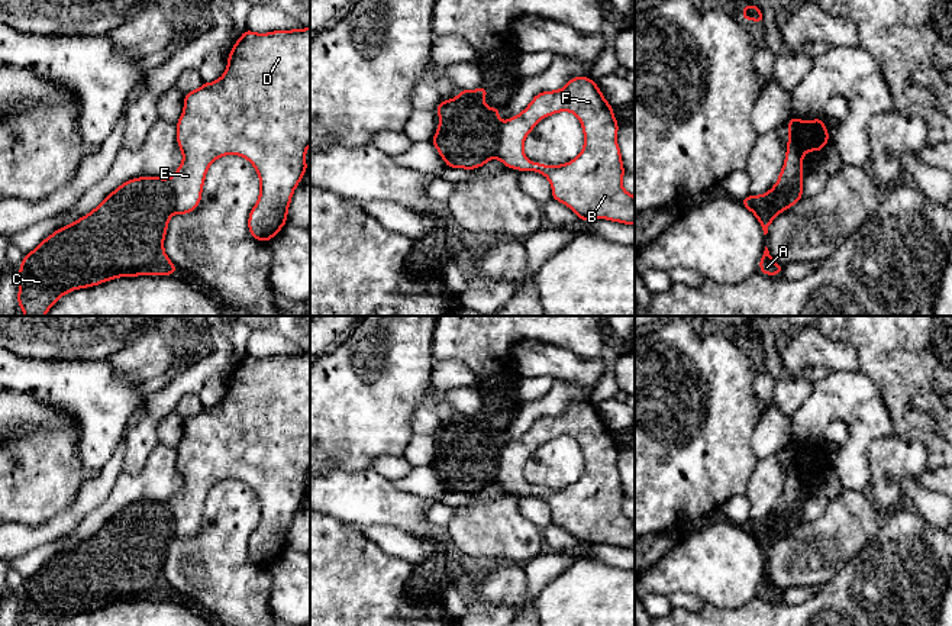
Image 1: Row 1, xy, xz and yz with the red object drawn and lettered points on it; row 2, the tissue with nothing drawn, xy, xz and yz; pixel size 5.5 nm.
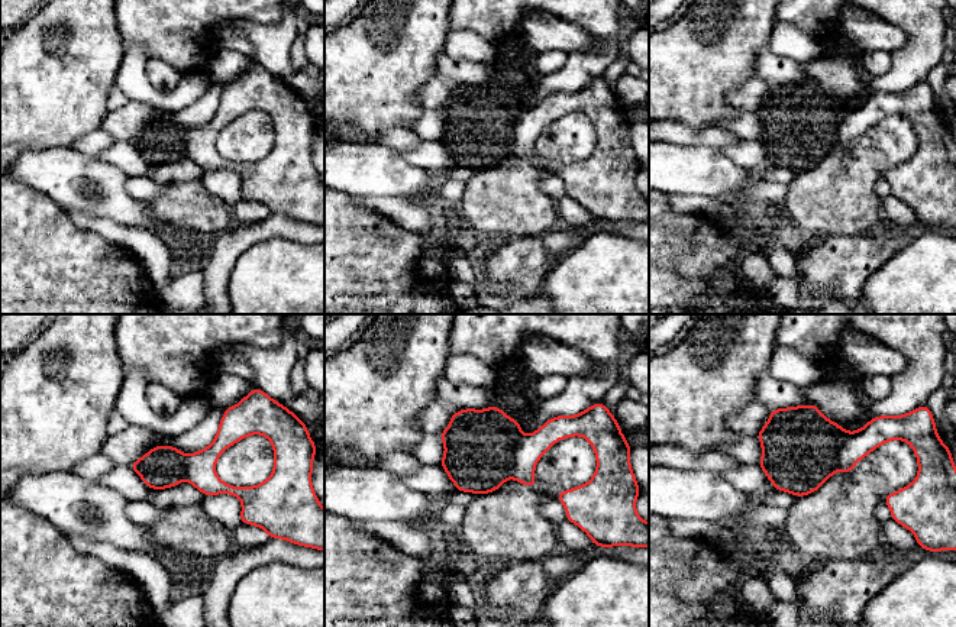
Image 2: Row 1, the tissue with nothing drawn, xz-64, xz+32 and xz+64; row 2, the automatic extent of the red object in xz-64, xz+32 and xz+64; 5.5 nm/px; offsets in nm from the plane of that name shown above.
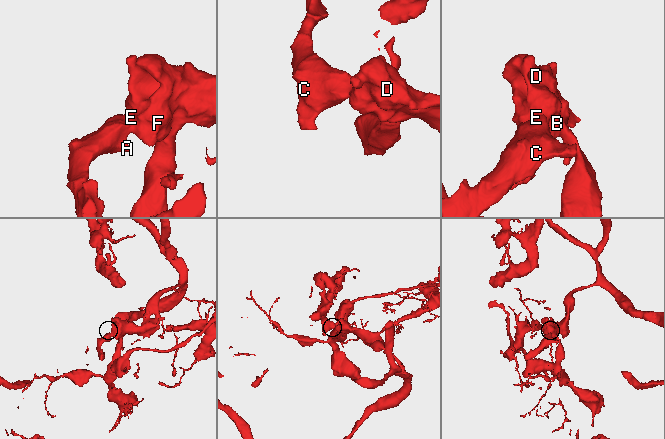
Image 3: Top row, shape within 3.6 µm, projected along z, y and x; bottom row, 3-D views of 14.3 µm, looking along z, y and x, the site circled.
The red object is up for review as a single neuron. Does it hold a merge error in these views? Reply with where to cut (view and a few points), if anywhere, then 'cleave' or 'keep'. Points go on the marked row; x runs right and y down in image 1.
xz (502, 122), (496, 157) | cleave

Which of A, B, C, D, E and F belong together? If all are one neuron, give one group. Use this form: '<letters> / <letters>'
A C / B D E F

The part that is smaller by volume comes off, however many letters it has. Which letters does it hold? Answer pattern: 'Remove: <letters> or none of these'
Remove: A, C

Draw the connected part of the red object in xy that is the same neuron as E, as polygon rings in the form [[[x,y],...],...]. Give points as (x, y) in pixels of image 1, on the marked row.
[[[310,28],[256,33],[243,30],[232,46],[225,74],[184,94],[177,128],[183,164],[171,177],[175,213],[197,209],[210,164],[223,155],[246,158],[259,175],[261,193],[249,212],[254,239],[268,242],[287,223],[293,193],[307,171],[310,145]]]

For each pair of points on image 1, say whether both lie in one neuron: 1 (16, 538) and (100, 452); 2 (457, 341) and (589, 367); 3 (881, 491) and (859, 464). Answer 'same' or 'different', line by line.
1: different
2: different
3: different

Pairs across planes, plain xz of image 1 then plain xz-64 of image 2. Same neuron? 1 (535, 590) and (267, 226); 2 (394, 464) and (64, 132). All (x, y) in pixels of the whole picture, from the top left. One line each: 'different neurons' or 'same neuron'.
1: same neuron
2: different neurons

